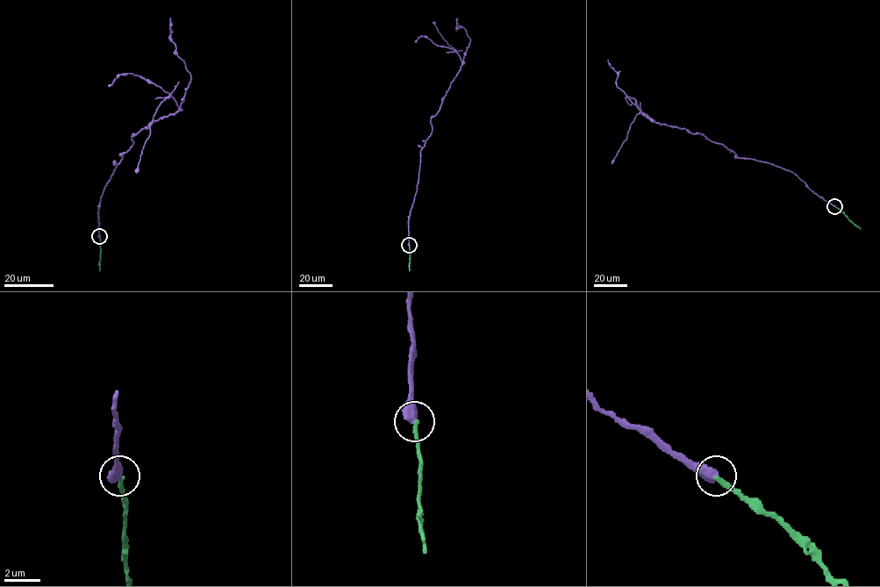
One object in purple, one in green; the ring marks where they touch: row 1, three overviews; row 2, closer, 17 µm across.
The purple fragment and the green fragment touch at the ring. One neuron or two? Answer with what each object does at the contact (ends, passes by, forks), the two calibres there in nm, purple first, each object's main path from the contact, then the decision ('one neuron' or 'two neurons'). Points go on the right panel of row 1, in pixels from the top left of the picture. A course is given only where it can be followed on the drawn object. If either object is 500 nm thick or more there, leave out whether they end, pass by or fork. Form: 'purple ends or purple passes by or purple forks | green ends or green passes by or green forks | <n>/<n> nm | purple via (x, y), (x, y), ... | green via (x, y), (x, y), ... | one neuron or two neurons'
600/260 nm | purple via (834, 205), (814, 193), (792, 172), (739, 158), (699, 133), (650, 120), (616, 85), (618, 73), (607, 60) | green via (834, 205), (860, 229) | two neurons

